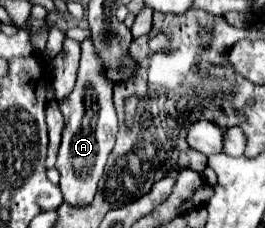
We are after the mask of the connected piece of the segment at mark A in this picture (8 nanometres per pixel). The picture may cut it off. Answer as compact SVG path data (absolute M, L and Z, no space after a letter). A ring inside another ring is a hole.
M83 42L83 58L77 70L77 82L71 96L57 100L65 128L61 138L61 148L57 156L55 168L61 172L61 192L67 202L73 206L83 206L91 202L97 192L97 182L105 172L107 158L115 146L117 134L117 114L113 108L113 84L103 76L103 68L99 68L99 56L95 56L95 46L91 42Z

